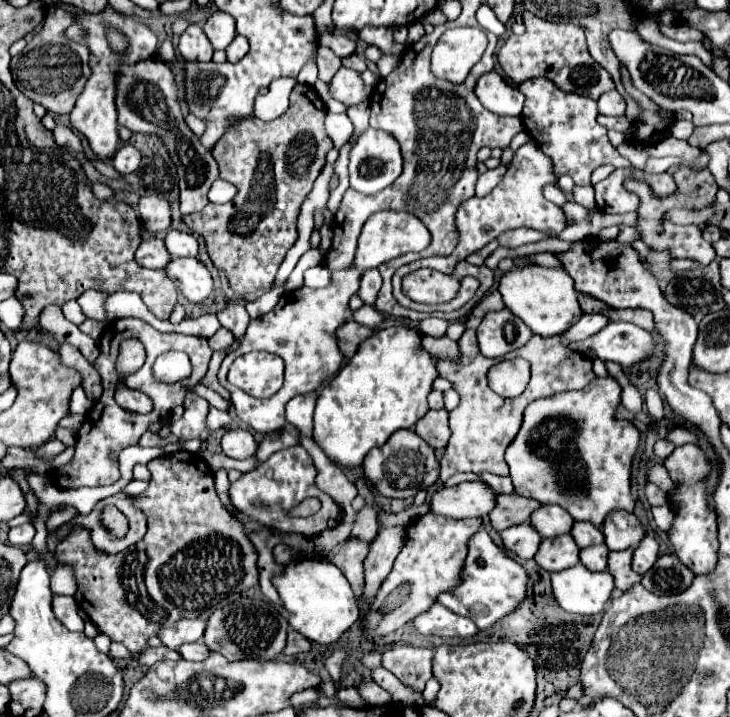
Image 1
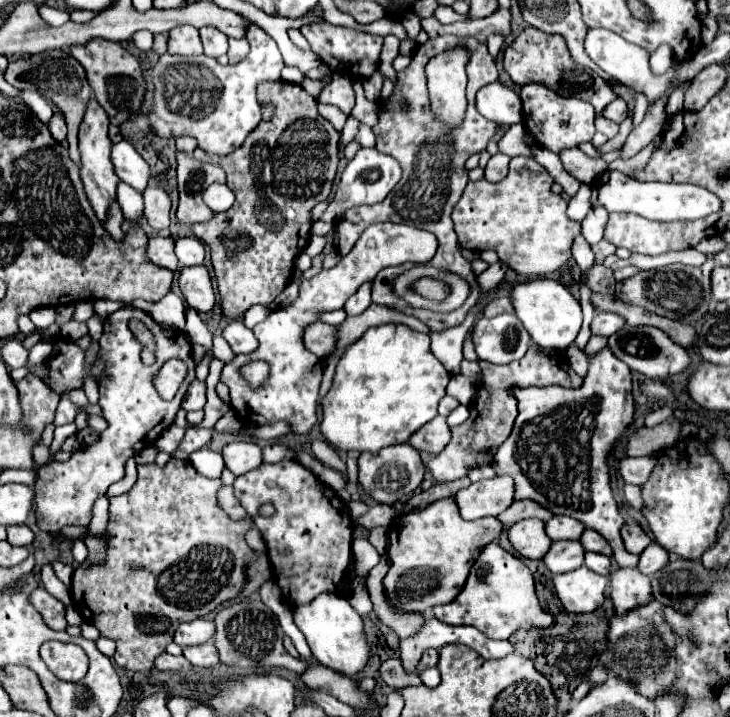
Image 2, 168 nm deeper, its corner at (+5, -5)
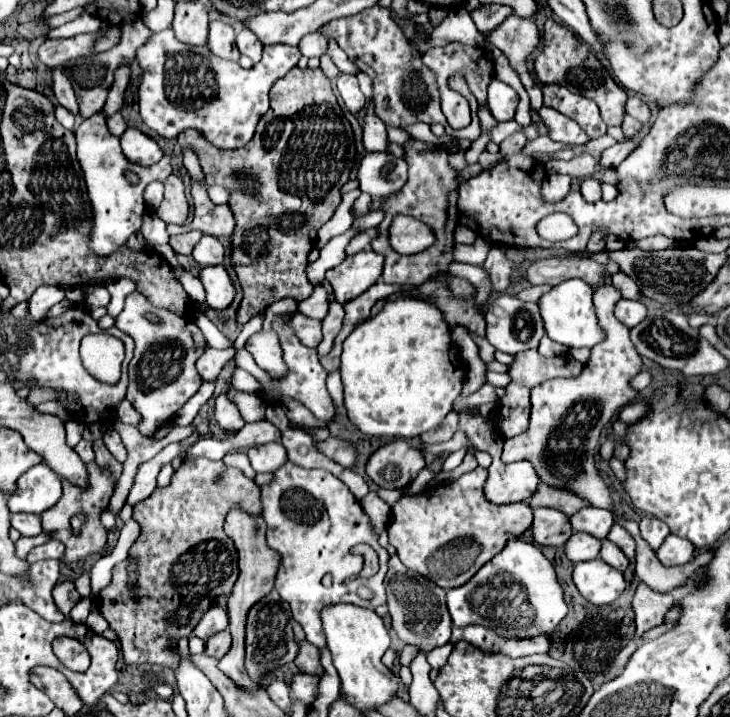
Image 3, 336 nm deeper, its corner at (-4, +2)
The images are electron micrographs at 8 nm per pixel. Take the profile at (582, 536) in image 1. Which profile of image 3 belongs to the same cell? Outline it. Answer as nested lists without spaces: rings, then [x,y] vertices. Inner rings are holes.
[[[615,523],[615,525],[611,527],[607,539],[613,541],[629,559],[633,559],[633,555],[635,555],[635,541],[631,539],[631,535],[629,535],[623,527],[619,527],[619,525]]]

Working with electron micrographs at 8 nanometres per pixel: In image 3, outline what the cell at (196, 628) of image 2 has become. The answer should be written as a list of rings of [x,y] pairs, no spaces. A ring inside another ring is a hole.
[[[211,607],[211,609],[199,619],[199,623],[195,625],[193,633],[195,633],[197,637],[205,639],[205,637],[211,637],[211,635],[215,635],[215,633],[219,633],[219,631],[223,631],[223,629],[227,629],[227,611],[221,609],[221,607]]]

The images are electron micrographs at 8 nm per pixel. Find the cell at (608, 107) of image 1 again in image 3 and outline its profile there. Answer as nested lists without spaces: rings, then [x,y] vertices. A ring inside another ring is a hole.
[[[629,97],[627,103],[625,103],[625,111],[627,111],[627,115],[635,117],[641,123],[647,123],[649,117],[651,117],[651,111],[649,111],[647,103],[643,99],[639,99],[639,97]]]

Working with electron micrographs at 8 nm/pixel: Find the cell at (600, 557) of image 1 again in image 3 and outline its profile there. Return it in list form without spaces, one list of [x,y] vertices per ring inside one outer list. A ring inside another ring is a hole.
[[[603,541],[599,557],[601,557],[607,565],[611,565],[611,567],[615,567],[615,569],[619,569],[619,571],[625,571],[627,565],[629,565],[629,559],[623,555],[623,551],[621,551],[615,543],[611,543],[611,541]]]

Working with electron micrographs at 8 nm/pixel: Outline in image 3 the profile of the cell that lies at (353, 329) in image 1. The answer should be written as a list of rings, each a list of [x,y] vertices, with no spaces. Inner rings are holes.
[[[295,313],[293,319],[291,319],[291,327],[293,331],[299,335],[301,343],[305,347],[317,347],[319,341],[323,339],[323,333],[321,333],[321,321],[317,319],[311,319],[303,313]]]

